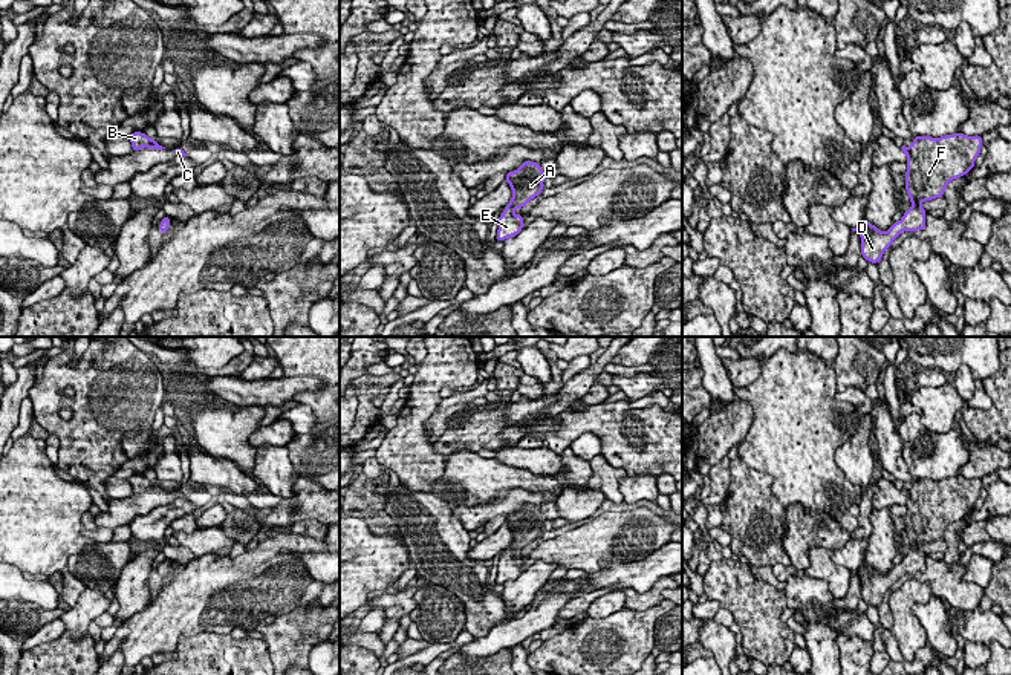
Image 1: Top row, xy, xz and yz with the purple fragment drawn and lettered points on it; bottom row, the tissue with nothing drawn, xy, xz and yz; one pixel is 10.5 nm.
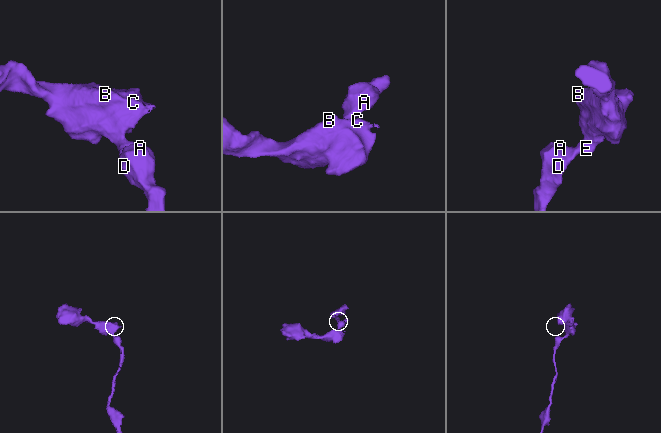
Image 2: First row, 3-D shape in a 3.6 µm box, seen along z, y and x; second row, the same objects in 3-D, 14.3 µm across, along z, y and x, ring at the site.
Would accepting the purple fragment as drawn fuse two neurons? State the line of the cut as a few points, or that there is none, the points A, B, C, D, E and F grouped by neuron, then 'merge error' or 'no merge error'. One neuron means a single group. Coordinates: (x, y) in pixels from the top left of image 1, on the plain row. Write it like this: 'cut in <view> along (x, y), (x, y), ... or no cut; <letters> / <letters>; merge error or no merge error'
no cut; A B C D E F; no merge error

